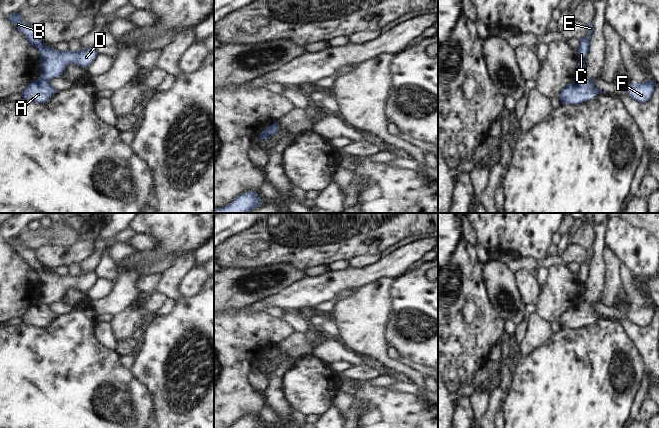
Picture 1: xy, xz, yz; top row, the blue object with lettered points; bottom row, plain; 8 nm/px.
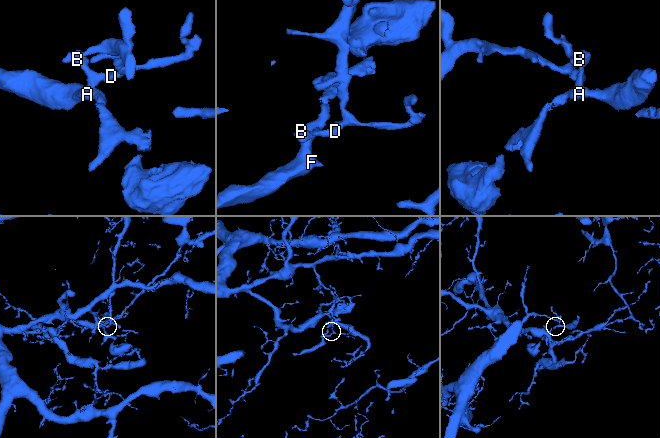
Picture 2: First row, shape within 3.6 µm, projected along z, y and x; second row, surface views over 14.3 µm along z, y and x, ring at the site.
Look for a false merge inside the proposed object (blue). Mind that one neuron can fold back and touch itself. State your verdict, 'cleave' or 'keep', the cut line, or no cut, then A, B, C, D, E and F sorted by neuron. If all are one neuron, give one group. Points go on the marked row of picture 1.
cleave; cut xz (271, 125), (266, 131), (268, 135); groups A F / B C D E

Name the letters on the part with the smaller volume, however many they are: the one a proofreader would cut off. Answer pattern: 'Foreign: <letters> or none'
Foreign: A, F.

